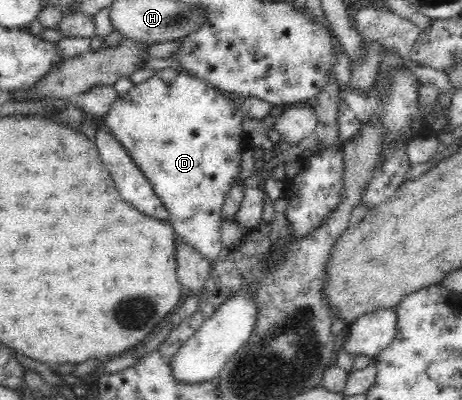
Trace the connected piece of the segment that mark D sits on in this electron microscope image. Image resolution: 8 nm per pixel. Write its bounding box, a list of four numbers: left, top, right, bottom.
[45,68,252,263]

